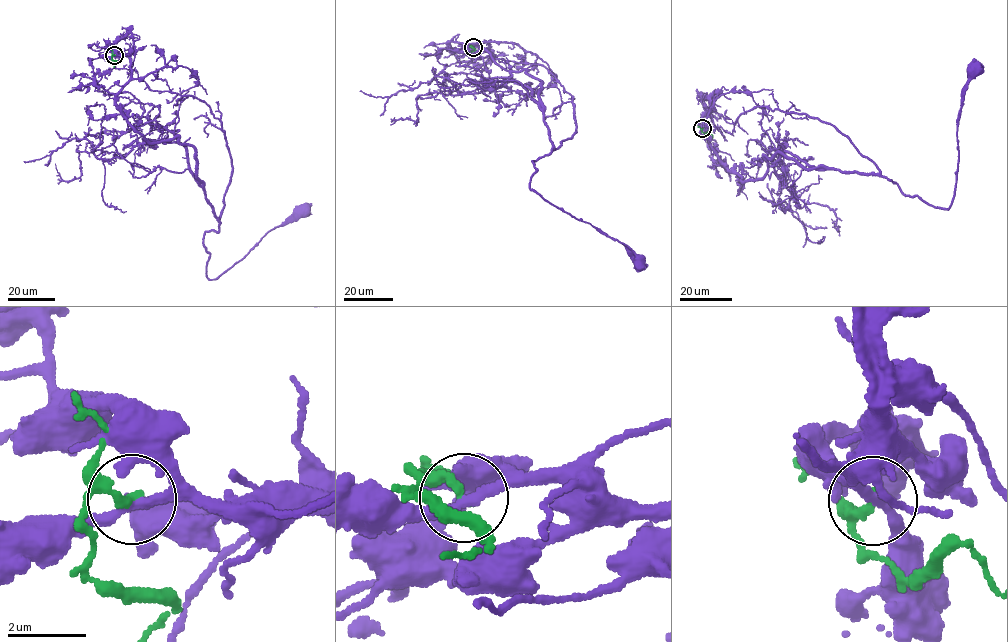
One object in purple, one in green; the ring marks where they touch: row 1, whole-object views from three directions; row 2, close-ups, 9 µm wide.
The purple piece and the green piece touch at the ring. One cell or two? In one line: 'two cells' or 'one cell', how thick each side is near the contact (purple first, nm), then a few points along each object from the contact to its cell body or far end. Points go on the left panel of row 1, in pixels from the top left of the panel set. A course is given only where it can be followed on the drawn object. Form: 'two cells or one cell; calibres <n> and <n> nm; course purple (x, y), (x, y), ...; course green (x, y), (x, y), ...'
two cells; calibres 240 and 240 nm; course purple (114, 55), (130, 63), (121, 112), (152, 142), (182, 144), (219, 222), (203, 236), (209, 279), (304, 210); course green (114, 55), (112, 60), (116, 62), (113, 67)

